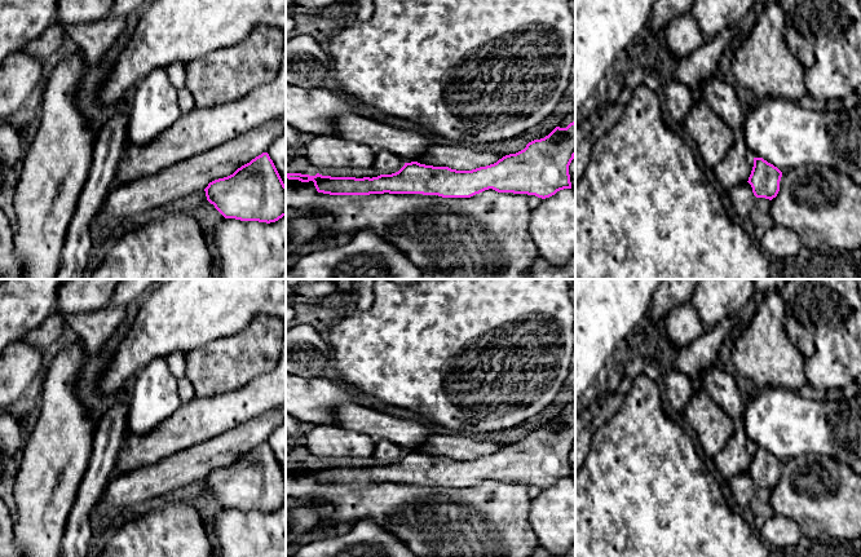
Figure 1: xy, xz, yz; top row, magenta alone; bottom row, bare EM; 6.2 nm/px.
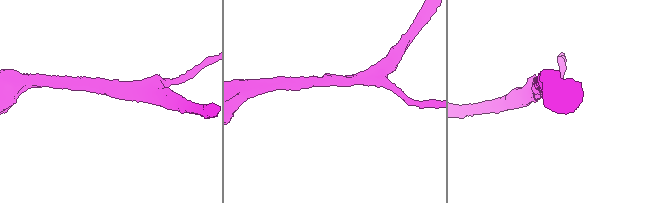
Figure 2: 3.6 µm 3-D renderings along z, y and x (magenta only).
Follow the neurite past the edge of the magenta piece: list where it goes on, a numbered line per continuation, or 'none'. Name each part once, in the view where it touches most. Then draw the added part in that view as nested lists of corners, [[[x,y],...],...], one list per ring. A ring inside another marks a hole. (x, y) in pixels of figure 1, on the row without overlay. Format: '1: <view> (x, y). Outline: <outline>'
none

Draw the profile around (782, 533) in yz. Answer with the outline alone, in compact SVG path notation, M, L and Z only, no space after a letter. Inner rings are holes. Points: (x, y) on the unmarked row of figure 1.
M773 514L771 518L765 520L759 531L759 538L769 548L773 547L780 551L786 551L789 548L795 548L803 535L794 520Z

